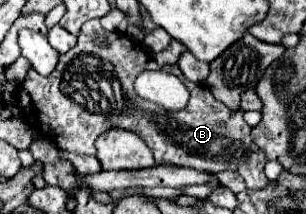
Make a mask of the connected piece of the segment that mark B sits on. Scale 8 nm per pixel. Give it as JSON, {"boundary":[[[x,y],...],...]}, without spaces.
{"boundary":[[[100,19],[82,25],[76,47],[60,55],[60,61],[50,75],[44,77],[34,69],[28,71],[20,85],[18,105],[32,127],[54,139],[64,151],[80,155],[96,155],[96,137],[112,127],[120,127],[140,135],[152,149],[158,165],[186,165],[206,173],[232,169],[244,177],[248,189],[266,187],[270,183],[264,175],[264,151],[252,143],[250,127],[242,119],[242,111],[232,111],[216,101],[206,85],[188,81],[178,65],[168,65],[168,73],[180,77],[188,87],[188,105],[180,111],[156,107],[136,95],[134,79],[150,67],[158,69],[158,63],[154,59],[150,61],[144,47],[138,41],[132,41],[126,33],[110,33],[110,47],[94,45],[94,33],[104,33]]]}

